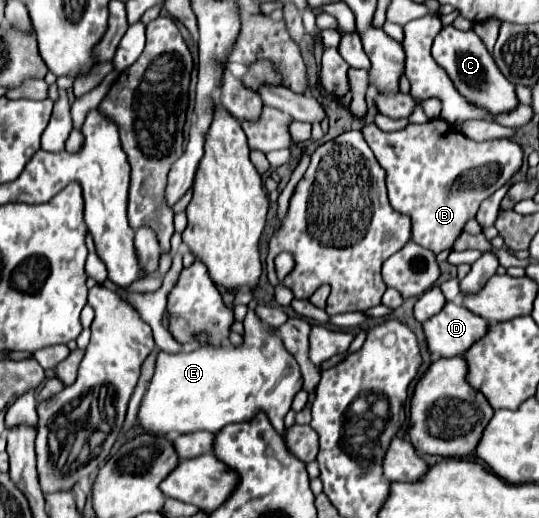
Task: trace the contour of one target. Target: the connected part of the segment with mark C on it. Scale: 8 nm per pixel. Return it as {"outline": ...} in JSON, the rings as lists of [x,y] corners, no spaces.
{"outline":[[[447,25],[439,31],[433,41],[433,59],[447,71],[457,91],[475,105],[489,109],[491,113],[503,113],[517,107],[517,95],[511,81],[507,81],[499,67],[495,65],[491,53],[485,49],[483,41],[473,31],[459,31],[453,25]]]}

